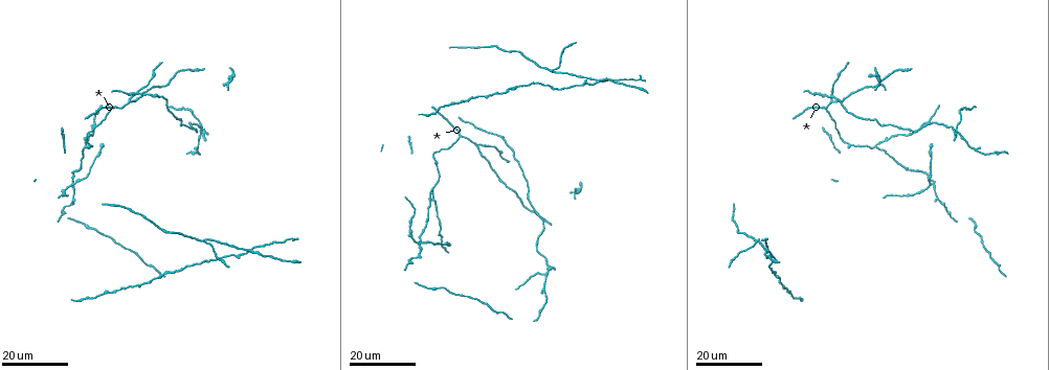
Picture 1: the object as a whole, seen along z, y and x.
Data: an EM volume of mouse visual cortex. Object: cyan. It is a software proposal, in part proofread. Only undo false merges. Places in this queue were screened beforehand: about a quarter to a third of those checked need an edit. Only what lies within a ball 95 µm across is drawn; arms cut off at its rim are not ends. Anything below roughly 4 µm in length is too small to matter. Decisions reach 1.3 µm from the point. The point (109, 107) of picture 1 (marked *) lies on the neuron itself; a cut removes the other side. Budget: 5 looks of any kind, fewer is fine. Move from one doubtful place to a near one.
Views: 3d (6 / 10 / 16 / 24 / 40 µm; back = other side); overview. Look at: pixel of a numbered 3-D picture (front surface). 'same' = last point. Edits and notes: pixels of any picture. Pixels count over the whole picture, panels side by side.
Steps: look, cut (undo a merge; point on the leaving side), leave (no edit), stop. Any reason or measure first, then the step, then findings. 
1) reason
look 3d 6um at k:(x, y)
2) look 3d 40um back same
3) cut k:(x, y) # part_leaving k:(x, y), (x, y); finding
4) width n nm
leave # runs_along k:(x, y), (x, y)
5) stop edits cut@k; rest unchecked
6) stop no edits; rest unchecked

four or more arms meet
look 3d 16um at 1:(419, 243)

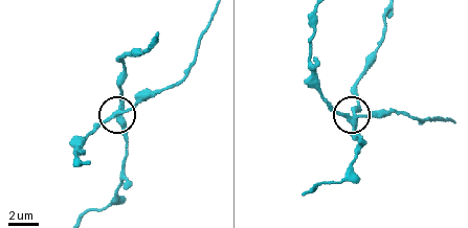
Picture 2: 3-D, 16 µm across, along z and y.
look 3d 6um at 2:(354, 126)

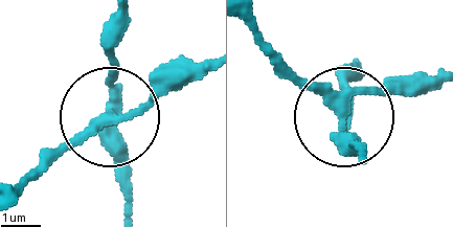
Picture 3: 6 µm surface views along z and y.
from behind
look 3d 6um back at 3:(342, 113)

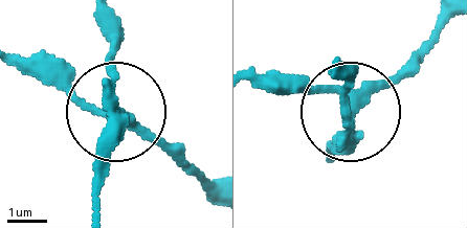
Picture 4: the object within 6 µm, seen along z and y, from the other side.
arms 4
cut 4:(73, 89) # part_leaving 4:(110, 111), (207, 188); two neurons meet here

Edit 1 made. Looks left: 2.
three-way junction
look 3d 16um at 1:(875, 145)

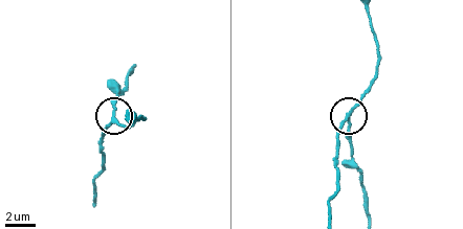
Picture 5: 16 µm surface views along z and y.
look 3d 10um at 5:(112, 116)

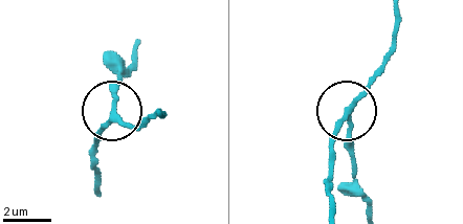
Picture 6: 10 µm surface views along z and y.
leave # runs_along 6:(397, 16), (395, 52), (351, 112), (349, 158); one neuron here

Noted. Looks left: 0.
stop edits cut@4; rest unchecked

